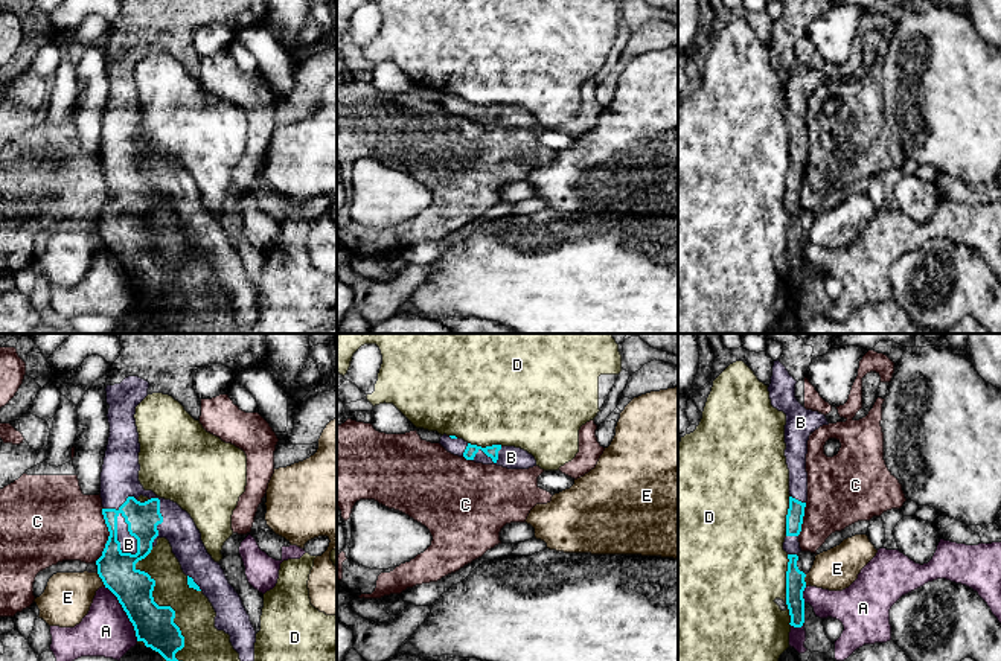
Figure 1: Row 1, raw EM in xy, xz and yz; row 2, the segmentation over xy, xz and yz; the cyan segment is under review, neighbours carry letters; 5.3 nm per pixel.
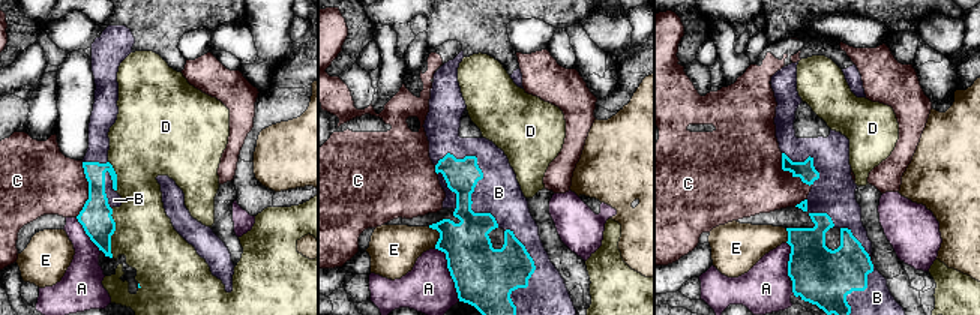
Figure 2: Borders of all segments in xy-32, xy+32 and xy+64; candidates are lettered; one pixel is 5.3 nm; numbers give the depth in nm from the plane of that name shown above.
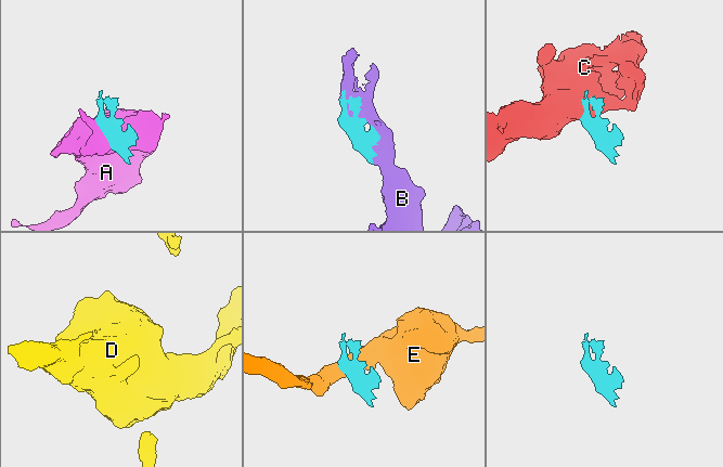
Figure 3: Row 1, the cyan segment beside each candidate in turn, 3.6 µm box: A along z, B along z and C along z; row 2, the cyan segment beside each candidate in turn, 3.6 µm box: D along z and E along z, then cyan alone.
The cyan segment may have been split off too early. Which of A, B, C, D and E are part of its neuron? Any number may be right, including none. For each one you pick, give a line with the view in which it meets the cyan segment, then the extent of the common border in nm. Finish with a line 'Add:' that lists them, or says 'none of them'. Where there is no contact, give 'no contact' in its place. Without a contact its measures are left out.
B: xy | 320 nm
Add: B

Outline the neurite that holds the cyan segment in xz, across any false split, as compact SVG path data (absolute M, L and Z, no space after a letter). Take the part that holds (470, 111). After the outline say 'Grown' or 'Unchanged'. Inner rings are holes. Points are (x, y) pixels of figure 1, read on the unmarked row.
M443 93L439 101L448 111L465 116L475 122L497 123L507 128L529 128L536 125L536 119L532 113L515 105L477 105L459 97L456 94Z. Grown

